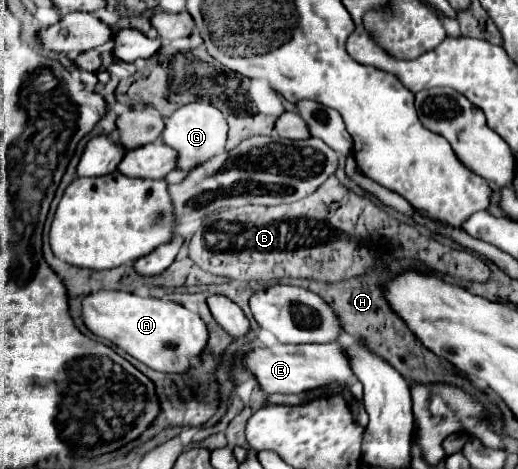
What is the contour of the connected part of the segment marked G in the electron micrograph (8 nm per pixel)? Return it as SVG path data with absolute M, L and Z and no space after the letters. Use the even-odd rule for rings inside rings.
M190 102L182 108L178 108L168 120L166 120L166 128L162 132L162 138L168 146L178 150L178 168L192 168L198 162L204 162L220 152L224 152L224 144L228 138L228 122L226 116L212 106L210 102Z

